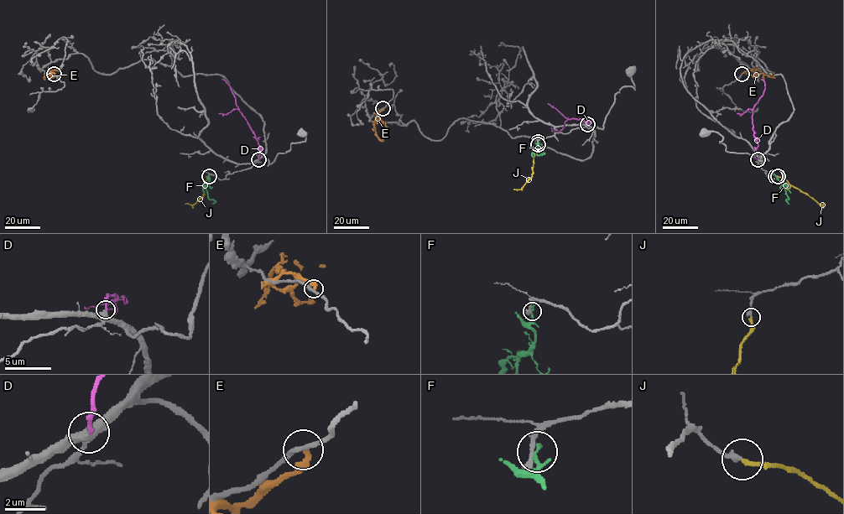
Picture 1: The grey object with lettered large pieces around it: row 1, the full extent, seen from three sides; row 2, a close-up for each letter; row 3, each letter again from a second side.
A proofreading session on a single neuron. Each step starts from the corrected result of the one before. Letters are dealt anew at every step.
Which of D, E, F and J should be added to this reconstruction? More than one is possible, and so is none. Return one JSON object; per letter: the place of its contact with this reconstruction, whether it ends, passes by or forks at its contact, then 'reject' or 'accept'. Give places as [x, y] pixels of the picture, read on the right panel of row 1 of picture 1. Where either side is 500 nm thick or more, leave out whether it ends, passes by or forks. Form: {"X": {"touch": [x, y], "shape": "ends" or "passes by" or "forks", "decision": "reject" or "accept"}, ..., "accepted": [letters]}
{"D": {"touch": [758, 159], "shape": "ends", "decision": "accept"}, "E": {"touch": [742, 74], "shape": "ends", "decision": "reject"}, "F": {"touch": [775, 176], "shape": "ends", "decision": "reject"}, "J": {"touch": [778, 176], "shape": "ends", "decision": "accept"}, "accepted": ["D", "J"]}

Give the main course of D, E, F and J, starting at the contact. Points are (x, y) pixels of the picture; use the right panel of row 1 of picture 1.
D: (757, 159), (754, 150), (758, 145), (752, 118), (754, 106), (765, 87), (761, 79)
E: (742, 74), (752, 70), (756, 74), (772, 76), (773, 73)
F: (776, 176), (784, 185), (789, 204)
J: (778, 176), (822, 204)

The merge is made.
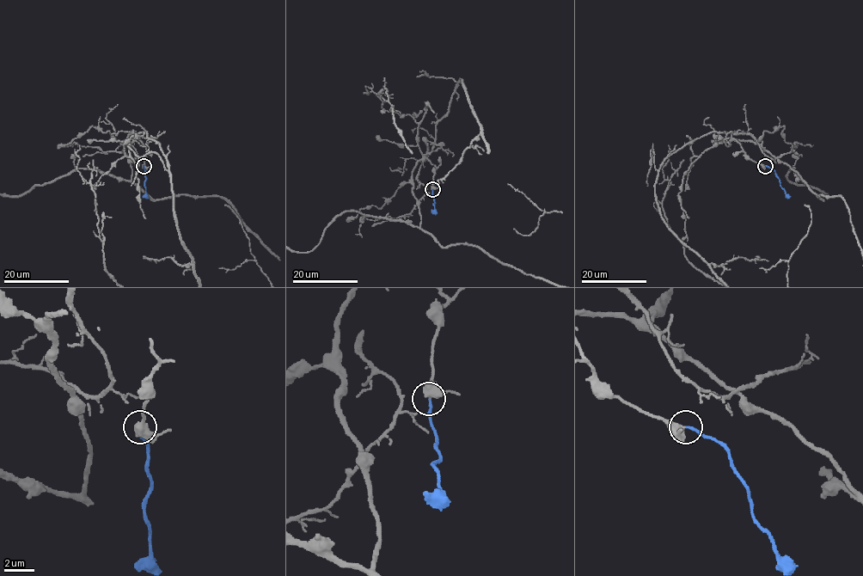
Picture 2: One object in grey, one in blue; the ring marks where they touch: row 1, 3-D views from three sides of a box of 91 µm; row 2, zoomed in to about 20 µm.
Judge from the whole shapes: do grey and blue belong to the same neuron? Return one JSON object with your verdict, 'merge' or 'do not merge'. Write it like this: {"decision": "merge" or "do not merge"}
{"decision": "merge"}

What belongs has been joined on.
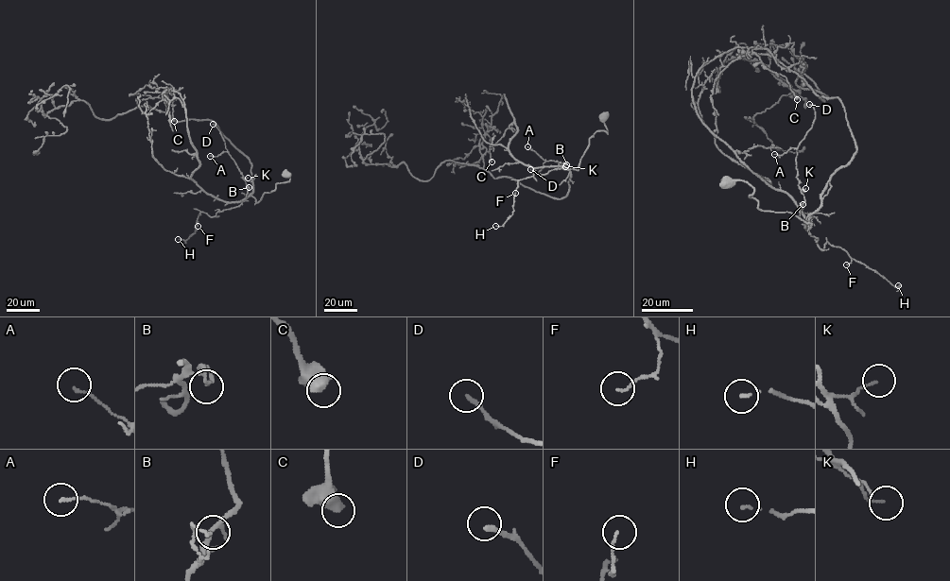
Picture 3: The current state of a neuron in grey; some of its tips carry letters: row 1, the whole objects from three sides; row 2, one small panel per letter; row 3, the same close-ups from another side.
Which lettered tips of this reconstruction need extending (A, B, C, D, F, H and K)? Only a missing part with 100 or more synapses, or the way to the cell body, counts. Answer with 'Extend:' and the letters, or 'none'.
Extend: none

